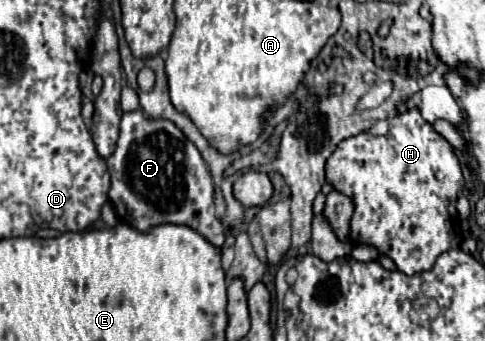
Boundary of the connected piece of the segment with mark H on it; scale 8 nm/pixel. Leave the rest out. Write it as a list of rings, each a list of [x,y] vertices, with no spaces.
[[[417,109],[401,113],[393,119],[393,129],[385,137],[367,137],[357,135],[347,141],[341,141],[327,165],[327,181],[355,199],[355,213],[351,217],[351,243],[373,245],[381,255],[387,255],[395,261],[397,269],[405,275],[415,275],[433,267],[435,259],[461,245],[463,233],[459,215],[455,209],[457,193],[463,187],[463,173],[459,159],[453,147],[427,123],[423,121]]]

